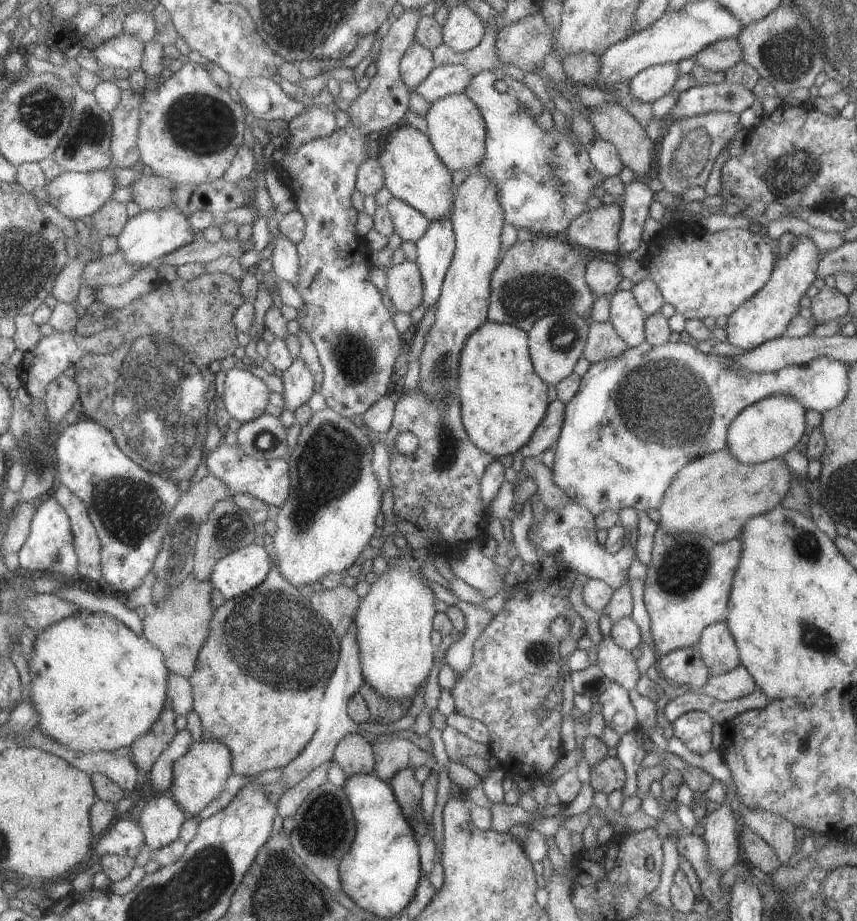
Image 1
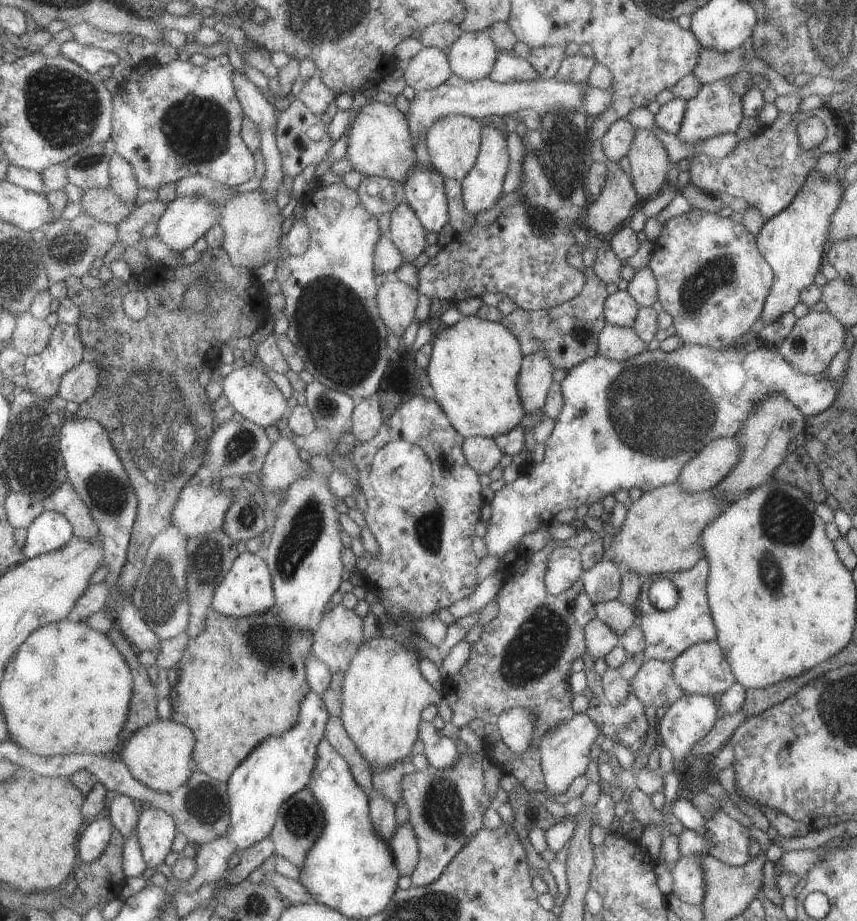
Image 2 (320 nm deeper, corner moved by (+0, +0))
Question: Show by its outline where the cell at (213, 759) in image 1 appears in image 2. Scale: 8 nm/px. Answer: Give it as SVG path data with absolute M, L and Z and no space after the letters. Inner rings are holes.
M159 719L144 726L131 738L122 742L120 756L130 773L149 788L170 793L183 786L192 777L191 766L195 765L194 750L197 739L194 730L173 719Z

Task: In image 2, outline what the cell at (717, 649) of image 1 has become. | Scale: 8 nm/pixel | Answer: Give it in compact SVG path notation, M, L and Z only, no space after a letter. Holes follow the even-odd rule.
M715 641L691 645L670 663L672 680L684 694L695 693L696 695L707 695L716 699L718 695L735 683L729 663L725 660L719 645Z

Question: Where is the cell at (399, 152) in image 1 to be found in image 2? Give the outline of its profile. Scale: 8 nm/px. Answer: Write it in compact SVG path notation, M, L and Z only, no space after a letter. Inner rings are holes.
M369 102L352 120L346 158L363 177L382 176L405 184L415 162L415 148L406 114L395 103Z

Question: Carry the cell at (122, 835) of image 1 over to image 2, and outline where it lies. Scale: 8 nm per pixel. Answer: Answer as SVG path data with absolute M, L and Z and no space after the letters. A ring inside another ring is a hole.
M107 813L85 826L78 842L79 861L92 863L97 860L107 850L115 830L116 828Z

